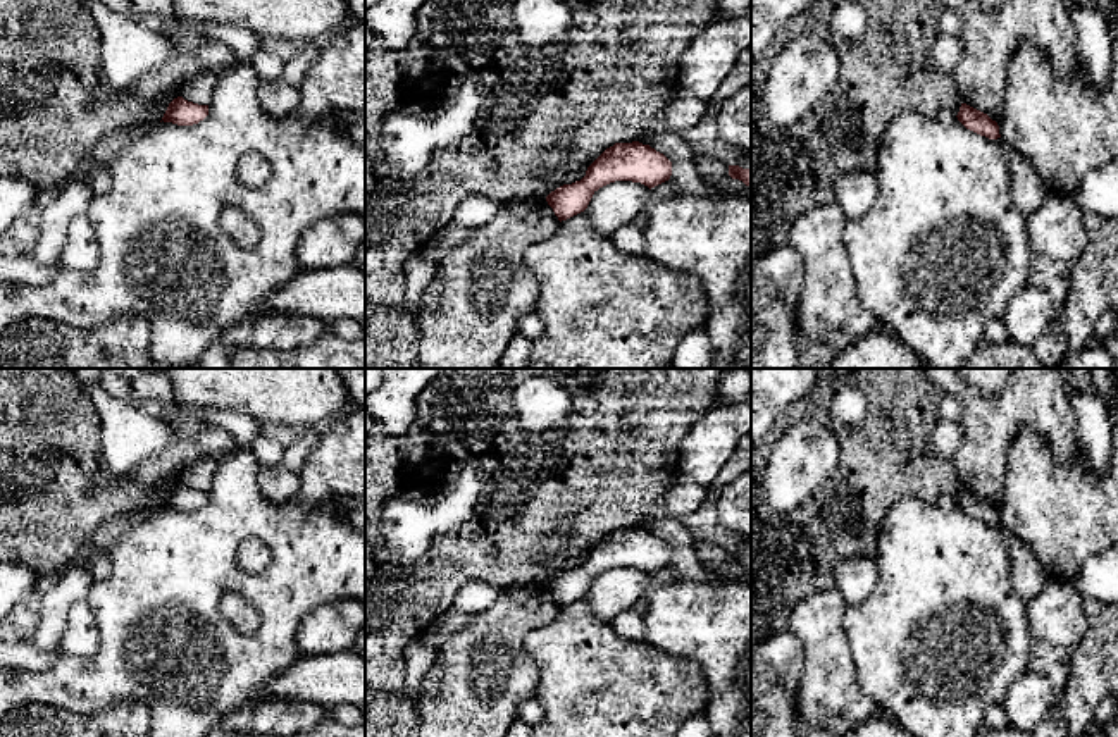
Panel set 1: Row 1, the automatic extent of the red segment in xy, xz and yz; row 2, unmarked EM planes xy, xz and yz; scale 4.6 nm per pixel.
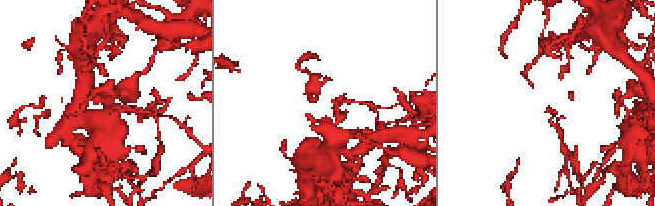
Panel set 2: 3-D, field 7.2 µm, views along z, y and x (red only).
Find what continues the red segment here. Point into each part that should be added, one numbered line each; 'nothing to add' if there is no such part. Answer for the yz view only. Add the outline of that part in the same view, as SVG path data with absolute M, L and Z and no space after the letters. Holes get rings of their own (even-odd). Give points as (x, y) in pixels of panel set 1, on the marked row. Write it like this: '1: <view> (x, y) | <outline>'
nothing to add

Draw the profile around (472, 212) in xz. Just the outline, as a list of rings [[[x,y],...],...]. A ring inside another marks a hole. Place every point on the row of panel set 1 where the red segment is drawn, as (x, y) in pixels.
[[[486,196],[465,198],[453,214],[451,222],[463,229],[477,229],[489,222],[500,210],[501,201]]]

